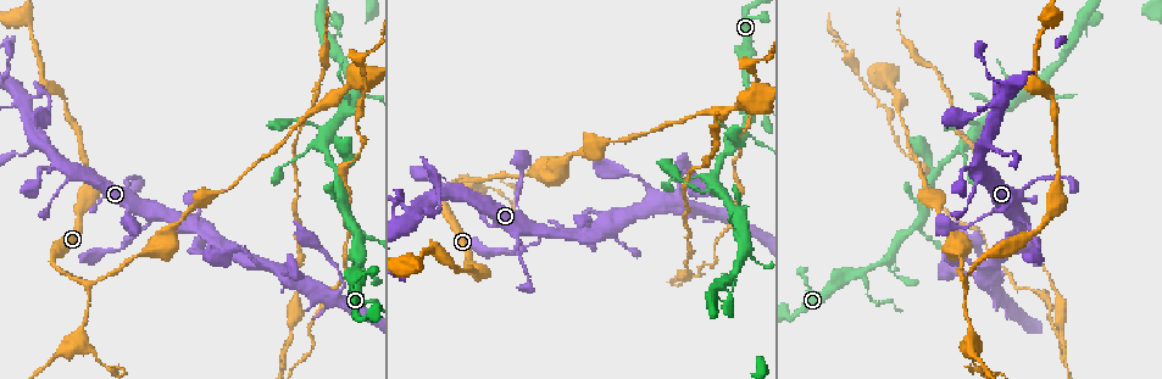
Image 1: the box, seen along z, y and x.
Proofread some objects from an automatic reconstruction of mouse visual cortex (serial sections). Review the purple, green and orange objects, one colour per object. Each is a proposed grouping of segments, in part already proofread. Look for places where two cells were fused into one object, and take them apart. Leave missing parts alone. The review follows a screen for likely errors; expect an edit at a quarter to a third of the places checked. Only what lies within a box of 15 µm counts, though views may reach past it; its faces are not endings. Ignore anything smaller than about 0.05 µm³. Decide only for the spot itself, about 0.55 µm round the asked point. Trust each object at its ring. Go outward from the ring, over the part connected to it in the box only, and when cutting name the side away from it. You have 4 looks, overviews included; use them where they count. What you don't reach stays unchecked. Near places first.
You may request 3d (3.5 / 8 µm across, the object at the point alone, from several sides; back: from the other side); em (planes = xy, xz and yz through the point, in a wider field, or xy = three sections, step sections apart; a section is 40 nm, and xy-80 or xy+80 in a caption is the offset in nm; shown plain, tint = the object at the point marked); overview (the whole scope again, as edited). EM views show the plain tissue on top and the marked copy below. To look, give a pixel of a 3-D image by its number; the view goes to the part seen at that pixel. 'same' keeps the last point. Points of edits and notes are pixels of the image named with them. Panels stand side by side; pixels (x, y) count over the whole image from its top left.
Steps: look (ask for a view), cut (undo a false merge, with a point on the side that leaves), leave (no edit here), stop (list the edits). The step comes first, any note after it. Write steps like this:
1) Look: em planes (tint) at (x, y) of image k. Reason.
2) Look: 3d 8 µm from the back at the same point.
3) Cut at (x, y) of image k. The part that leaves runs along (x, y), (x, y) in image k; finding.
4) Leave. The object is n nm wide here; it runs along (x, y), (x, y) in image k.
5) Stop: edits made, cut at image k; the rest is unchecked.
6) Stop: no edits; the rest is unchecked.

Look: 3d 3.5 µm at (479, 178) of image 1. Sharp bend.

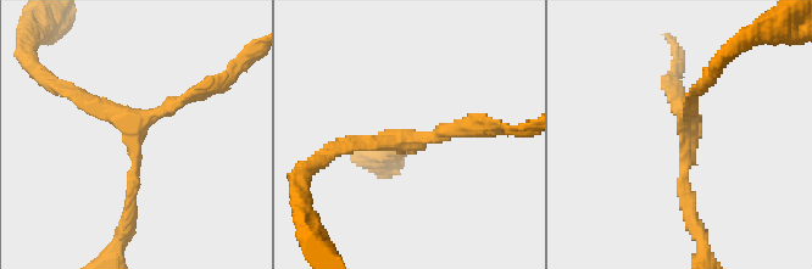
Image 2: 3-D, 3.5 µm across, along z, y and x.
Look: em xy step 5 (tint) at (689, 119) of image 2. Need the tissue.

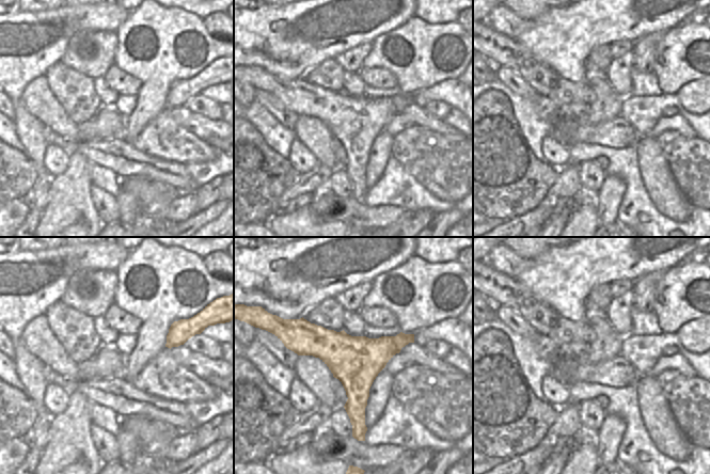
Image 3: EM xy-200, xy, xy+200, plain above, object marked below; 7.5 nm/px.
Leave. The arms are 150, 150, 200 nm wide; it runs along (329, 152), (476, 127) in image 2; all the same cell.

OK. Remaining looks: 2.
Look: 3d 3.5 µm from the back at (471, 185) of image 1. Three arms meet.

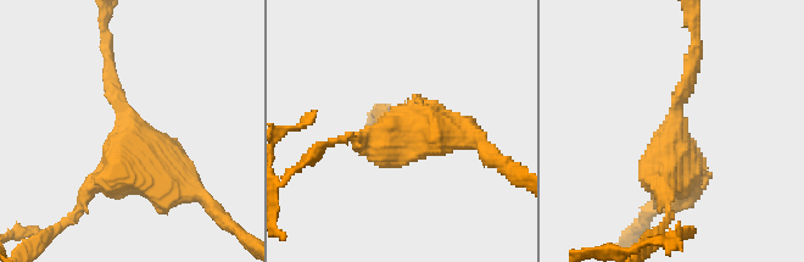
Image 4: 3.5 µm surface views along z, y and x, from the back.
Look: em planes (tint) at (669, 149) of image 4. 3 arms meet here; the arms are 200, 200, 500 nm wide.

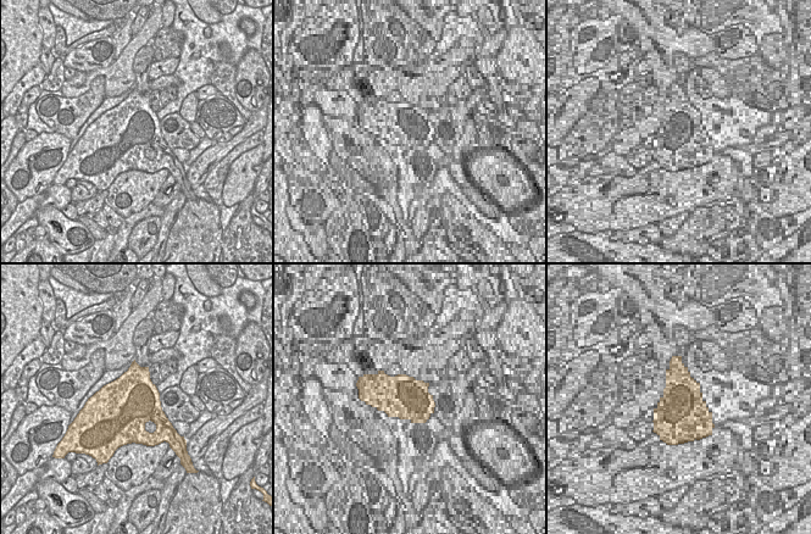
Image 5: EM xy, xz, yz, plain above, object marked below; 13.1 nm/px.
Leave. It runs along (111, 77), (127, 148), (194, 189) in image 4; continuous, no second cell.

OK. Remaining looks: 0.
Stop: no edits; the rest is unchecked.

